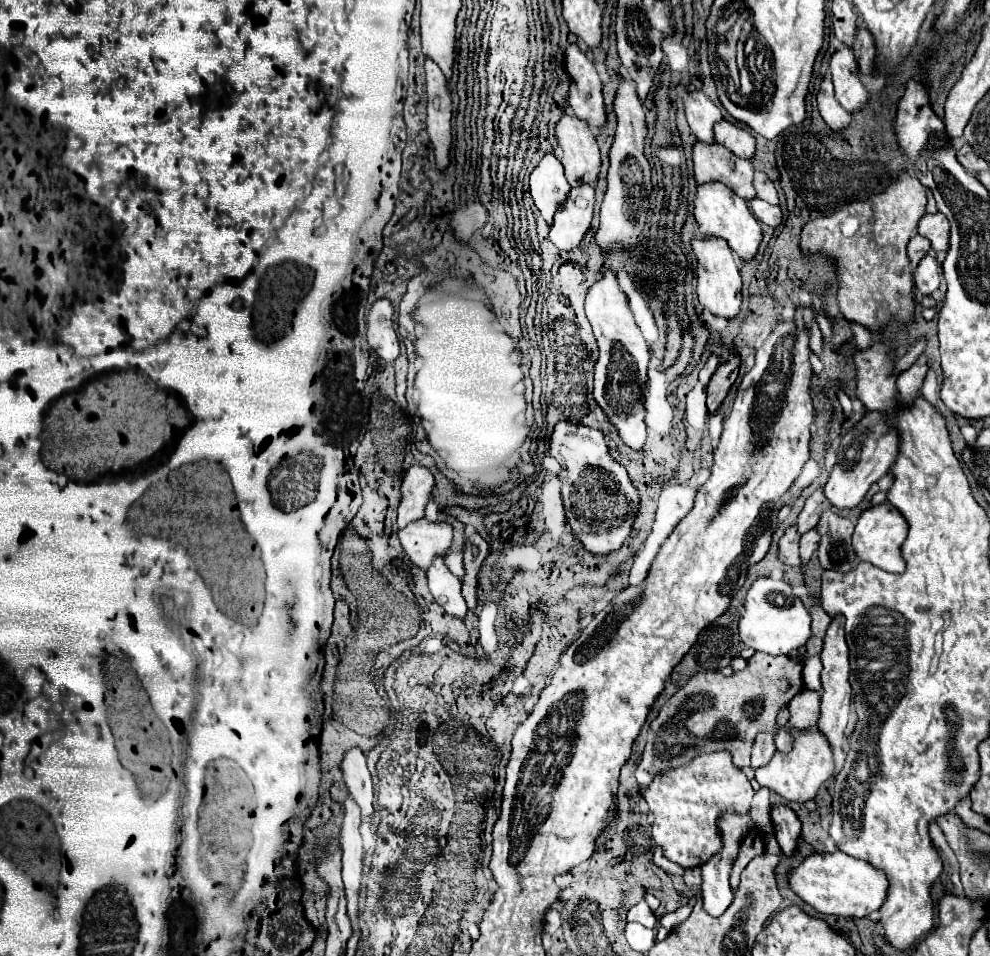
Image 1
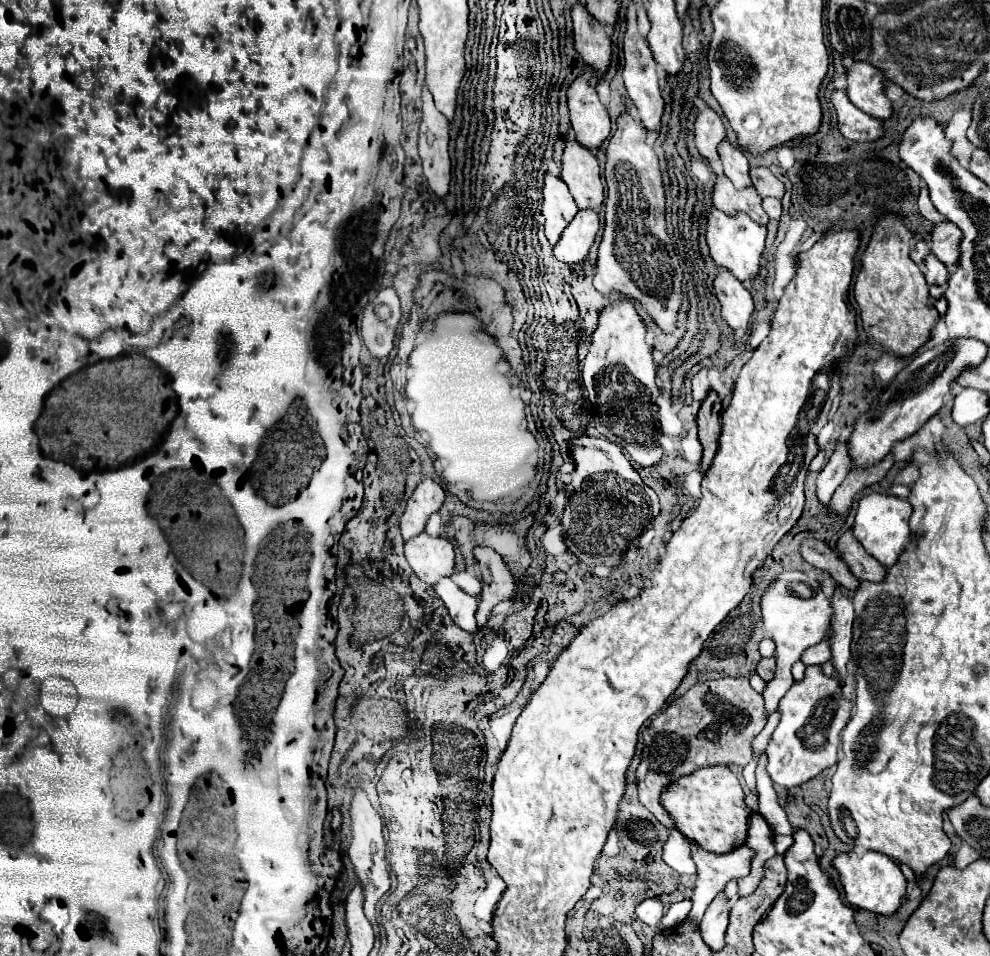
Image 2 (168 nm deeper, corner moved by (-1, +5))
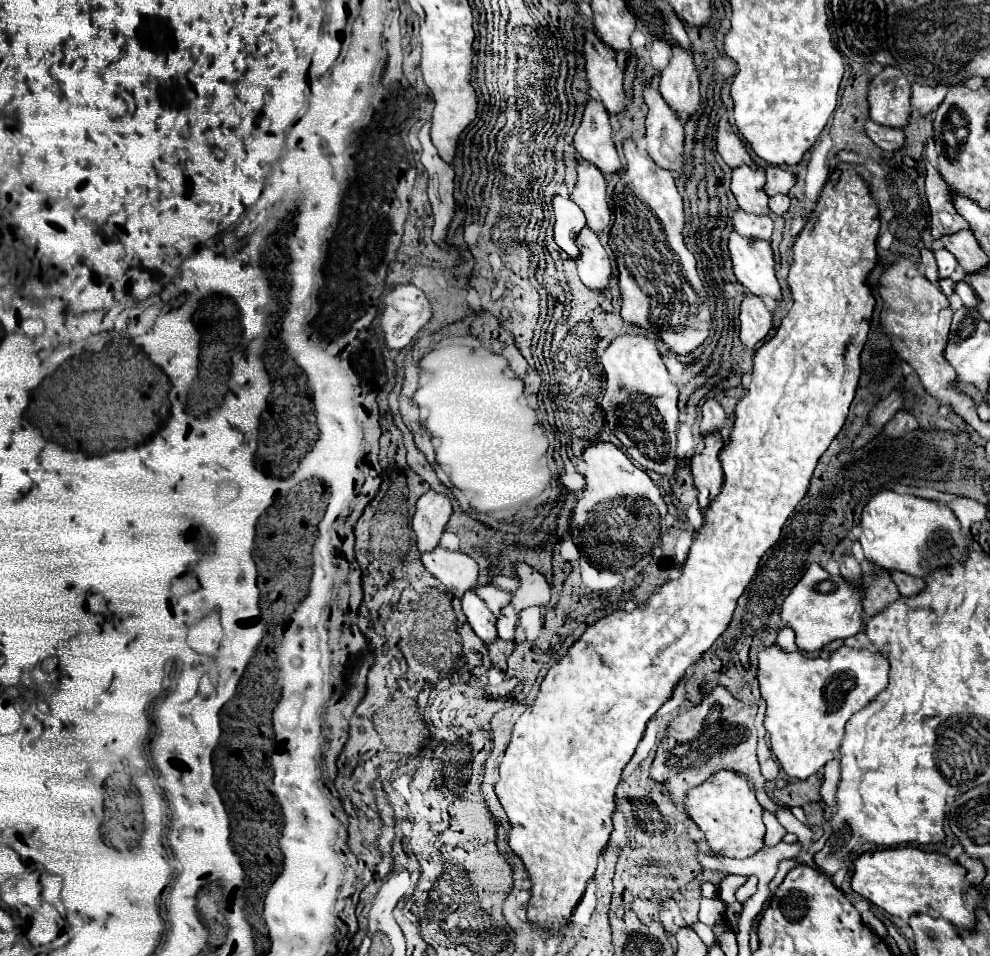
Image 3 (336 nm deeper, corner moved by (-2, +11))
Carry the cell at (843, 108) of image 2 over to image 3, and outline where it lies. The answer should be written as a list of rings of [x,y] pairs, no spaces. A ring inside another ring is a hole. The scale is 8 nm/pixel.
[[[872,120],[866,122],[866,134],[872,138],[876,146],[880,146],[886,152],[898,152],[904,144],[904,130],[894,130],[888,126],[882,128],[880,124],[874,124]]]

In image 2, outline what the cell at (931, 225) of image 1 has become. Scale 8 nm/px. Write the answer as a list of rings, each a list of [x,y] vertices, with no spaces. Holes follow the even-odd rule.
[[[937,222],[933,224],[931,236],[931,252],[943,264],[955,264],[959,258],[961,230],[953,222]]]

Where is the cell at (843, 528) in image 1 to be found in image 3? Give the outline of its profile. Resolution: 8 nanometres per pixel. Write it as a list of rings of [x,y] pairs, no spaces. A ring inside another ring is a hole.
[[[892,572],[892,580],[896,582],[902,596],[916,596],[926,586],[922,578],[914,578],[904,572]]]

